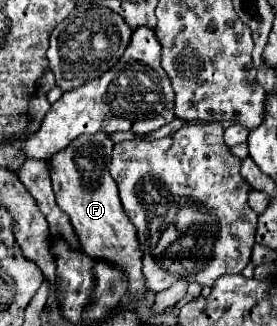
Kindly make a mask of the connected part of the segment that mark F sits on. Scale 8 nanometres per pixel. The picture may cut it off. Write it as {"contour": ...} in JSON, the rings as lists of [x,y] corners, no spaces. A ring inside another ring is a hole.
{"contour":[[[99,131],[91,135],[81,135],[73,139],[63,151],[57,151],[47,159],[49,175],[53,181],[53,191],[57,205],[71,217],[71,225],[81,243],[81,249],[93,259],[107,259],[125,271],[131,279],[129,293],[143,297],[147,287],[141,275],[141,249],[137,243],[135,227],[123,213],[117,185],[109,175],[113,139],[109,133]]]}

